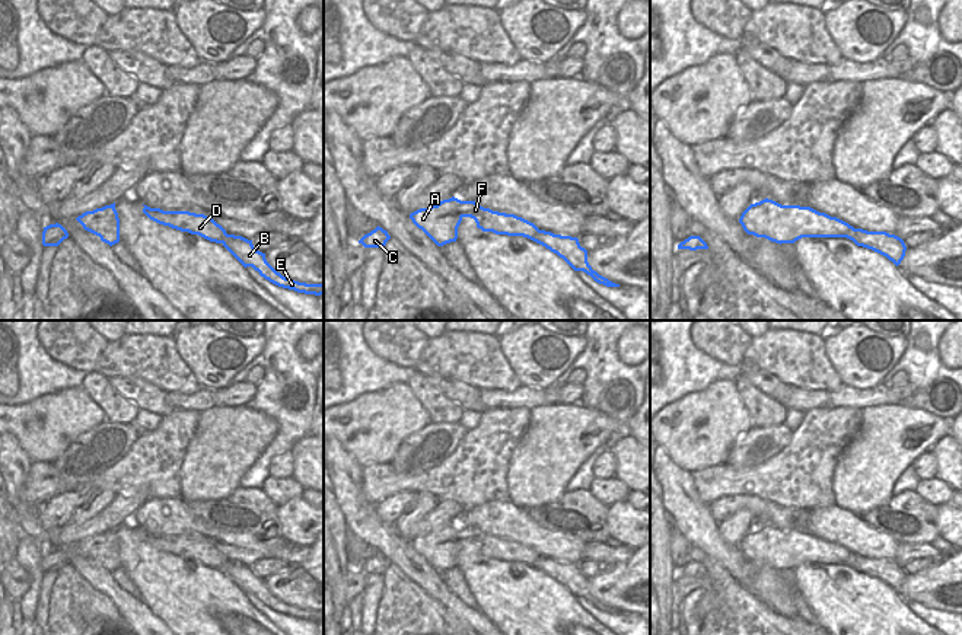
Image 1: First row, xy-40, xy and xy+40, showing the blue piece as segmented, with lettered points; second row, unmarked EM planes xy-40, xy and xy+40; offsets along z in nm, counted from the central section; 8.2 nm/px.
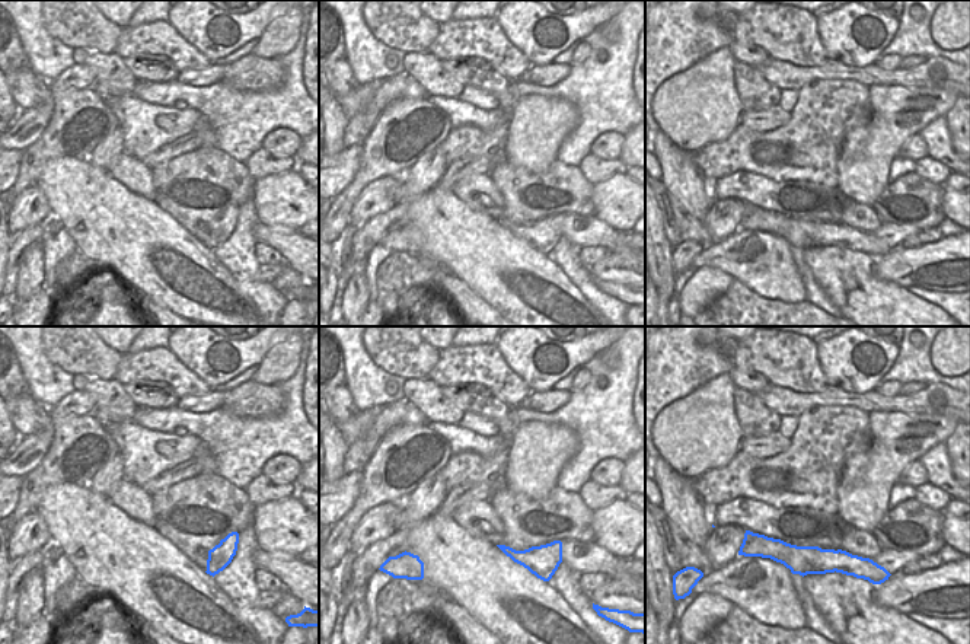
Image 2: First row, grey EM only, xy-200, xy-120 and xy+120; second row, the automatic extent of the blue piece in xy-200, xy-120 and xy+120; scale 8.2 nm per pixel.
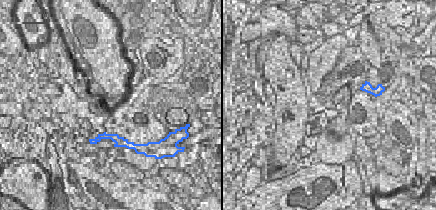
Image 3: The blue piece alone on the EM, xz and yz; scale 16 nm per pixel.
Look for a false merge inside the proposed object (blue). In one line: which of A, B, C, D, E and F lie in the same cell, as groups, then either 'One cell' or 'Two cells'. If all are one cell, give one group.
Groups: A C D F / B E. Two cells

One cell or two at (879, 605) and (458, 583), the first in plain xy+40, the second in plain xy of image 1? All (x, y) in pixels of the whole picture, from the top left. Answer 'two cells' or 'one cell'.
two cells

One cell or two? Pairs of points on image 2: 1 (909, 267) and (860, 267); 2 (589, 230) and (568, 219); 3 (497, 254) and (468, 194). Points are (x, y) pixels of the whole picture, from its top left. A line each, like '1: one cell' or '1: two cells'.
1: two cells
2: one cell
3: two cells

